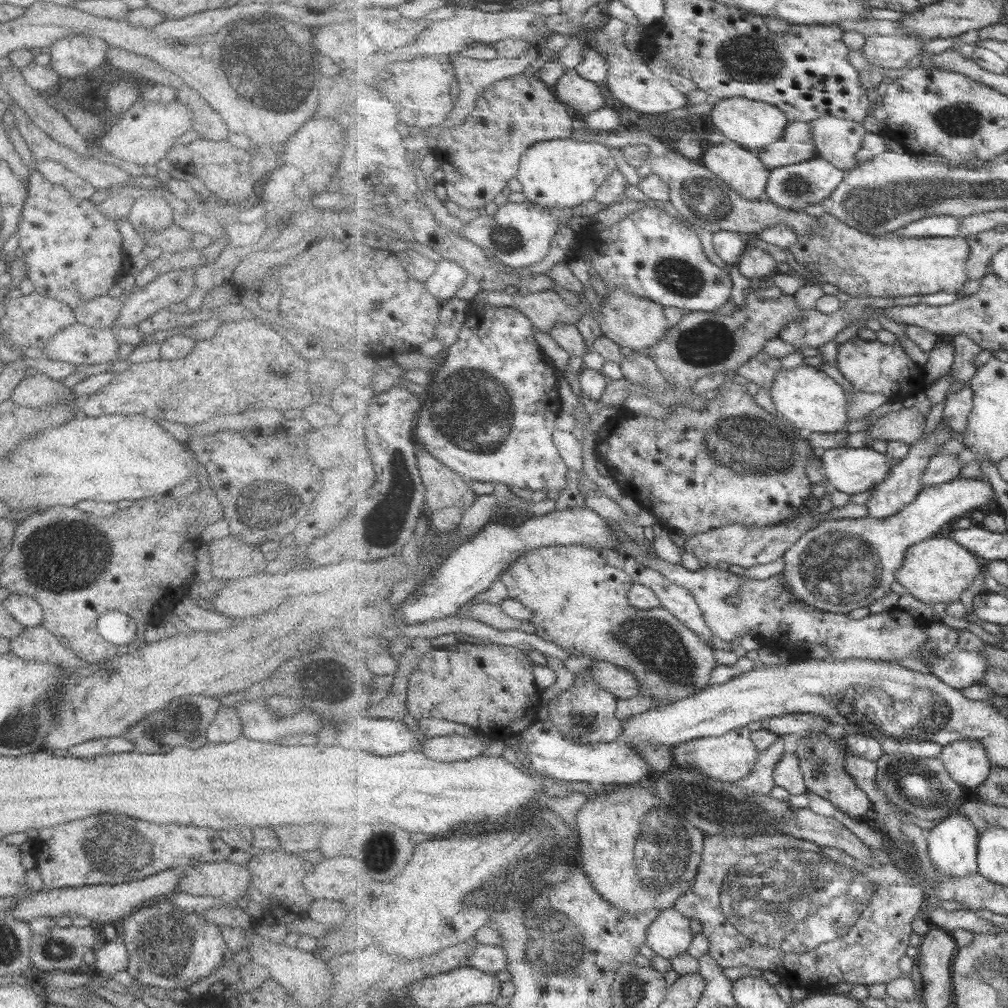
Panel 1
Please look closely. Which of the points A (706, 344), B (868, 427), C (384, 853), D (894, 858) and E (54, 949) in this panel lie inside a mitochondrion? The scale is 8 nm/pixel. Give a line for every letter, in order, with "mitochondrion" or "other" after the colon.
A: mitochondrion
B: other
C: mitochondrion
D: other
E: mitochondrion

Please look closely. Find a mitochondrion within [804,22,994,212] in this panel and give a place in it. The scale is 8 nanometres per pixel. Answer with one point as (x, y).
(960, 120)

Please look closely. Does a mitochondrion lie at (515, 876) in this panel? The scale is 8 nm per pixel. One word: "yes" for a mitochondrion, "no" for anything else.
yes

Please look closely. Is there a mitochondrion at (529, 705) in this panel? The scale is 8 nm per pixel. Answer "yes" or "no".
no

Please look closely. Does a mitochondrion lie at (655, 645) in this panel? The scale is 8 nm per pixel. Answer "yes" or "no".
yes

